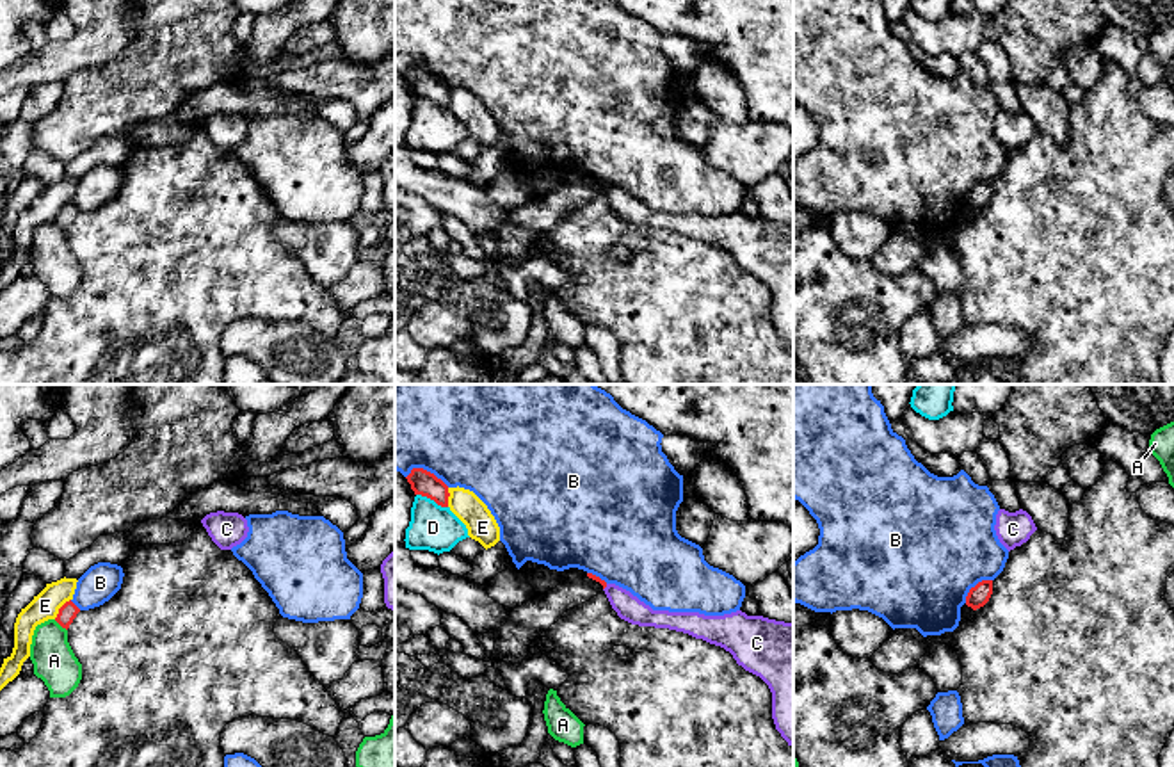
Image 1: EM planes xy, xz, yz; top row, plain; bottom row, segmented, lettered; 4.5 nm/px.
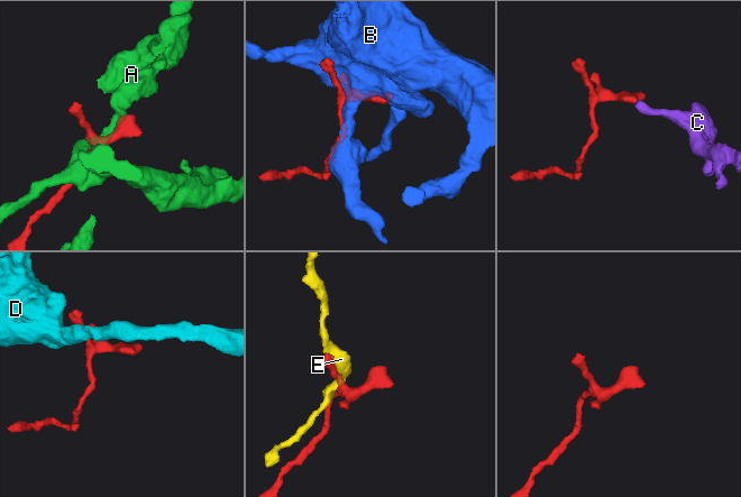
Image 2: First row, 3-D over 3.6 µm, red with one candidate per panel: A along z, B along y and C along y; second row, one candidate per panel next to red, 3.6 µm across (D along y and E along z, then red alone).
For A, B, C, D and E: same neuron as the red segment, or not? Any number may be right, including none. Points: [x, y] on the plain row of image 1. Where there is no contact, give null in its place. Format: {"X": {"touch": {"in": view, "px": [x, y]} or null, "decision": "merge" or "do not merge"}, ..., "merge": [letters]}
{"A": {"touch": {"in": "xy", "px": [61, 226]}, "decision": "do not merge"}, "B": {"touch": {"in": "xz", "px": [426, 72]}, "decision": "do not merge"}, "C": {"touch": {"in": "xz", "px": [605, 187]}, "decision": "do not merge"}, "D": {"touch": {"in": "xz", "px": [433, 100]}, "decision": "do not merge"}, "E": {"touch": {"in": "xy", "px": [59, 210]}, "decision": "do not merge"}, "merge": []}

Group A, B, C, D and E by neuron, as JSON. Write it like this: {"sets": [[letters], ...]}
{"sets": [["A"], ["B"], ["C"], ["D"], ["E"]]}

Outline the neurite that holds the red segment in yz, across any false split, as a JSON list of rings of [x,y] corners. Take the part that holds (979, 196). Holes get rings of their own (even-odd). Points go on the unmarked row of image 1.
[[[982,182],[969,190],[966,198],[966,206],[977,212],[989,203],[991,196],[993,196],[993,182]]]

